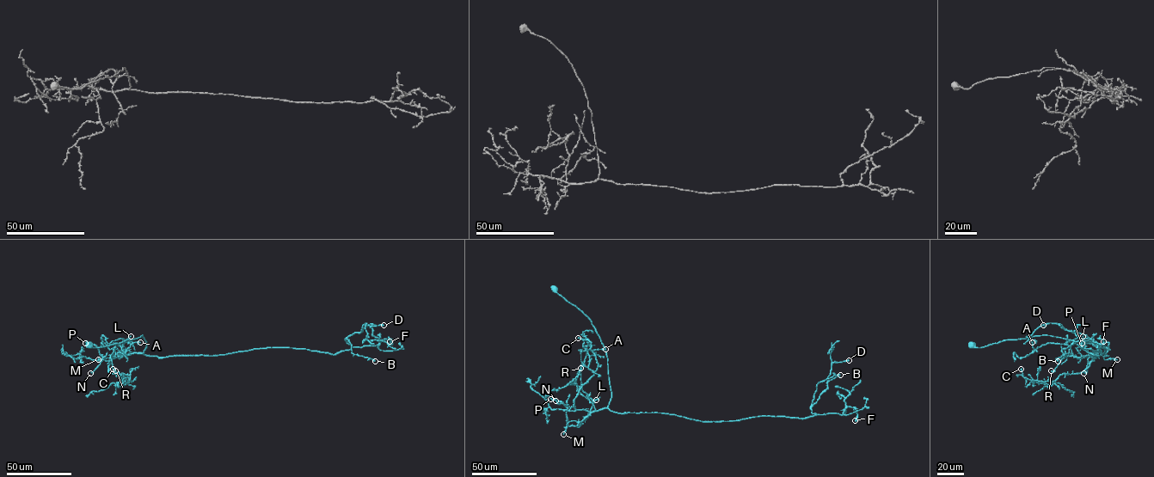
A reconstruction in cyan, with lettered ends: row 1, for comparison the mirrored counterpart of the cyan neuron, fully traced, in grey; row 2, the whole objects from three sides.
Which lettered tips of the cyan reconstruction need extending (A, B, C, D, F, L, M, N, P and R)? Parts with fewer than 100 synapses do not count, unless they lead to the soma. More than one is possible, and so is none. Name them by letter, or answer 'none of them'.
none of them

